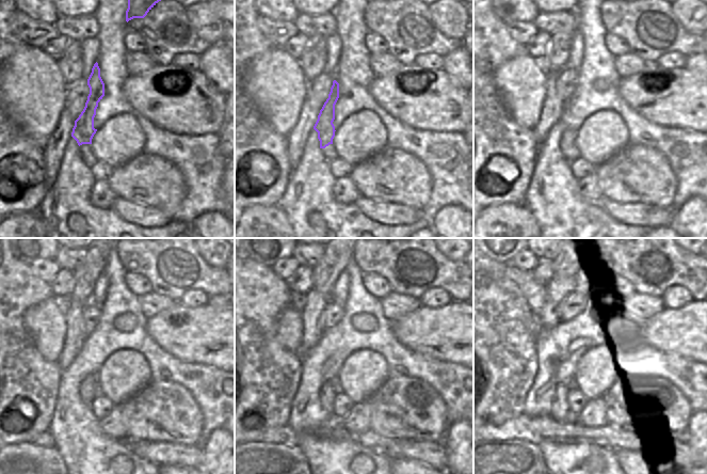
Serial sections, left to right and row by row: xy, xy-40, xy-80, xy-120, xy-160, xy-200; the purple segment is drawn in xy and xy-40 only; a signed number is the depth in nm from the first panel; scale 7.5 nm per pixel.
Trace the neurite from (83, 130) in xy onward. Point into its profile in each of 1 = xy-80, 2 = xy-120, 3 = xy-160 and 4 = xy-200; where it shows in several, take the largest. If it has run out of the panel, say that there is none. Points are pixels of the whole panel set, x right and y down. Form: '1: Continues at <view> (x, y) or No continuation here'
1: Continues at xy-80 (567, 141)
2: Continues at xy-120 (86, 390)
3: Continues at xy-160 (326, 392)
4: Continues at xy-200 (560, 412)

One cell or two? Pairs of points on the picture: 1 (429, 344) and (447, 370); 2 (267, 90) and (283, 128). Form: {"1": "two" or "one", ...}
{"1": "two", "2": "one"}

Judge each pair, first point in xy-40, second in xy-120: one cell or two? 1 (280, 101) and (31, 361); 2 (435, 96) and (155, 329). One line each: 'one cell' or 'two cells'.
1: two cells
2: one cell

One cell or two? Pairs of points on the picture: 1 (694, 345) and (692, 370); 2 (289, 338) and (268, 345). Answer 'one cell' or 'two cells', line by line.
1: two cells
2: two cells

